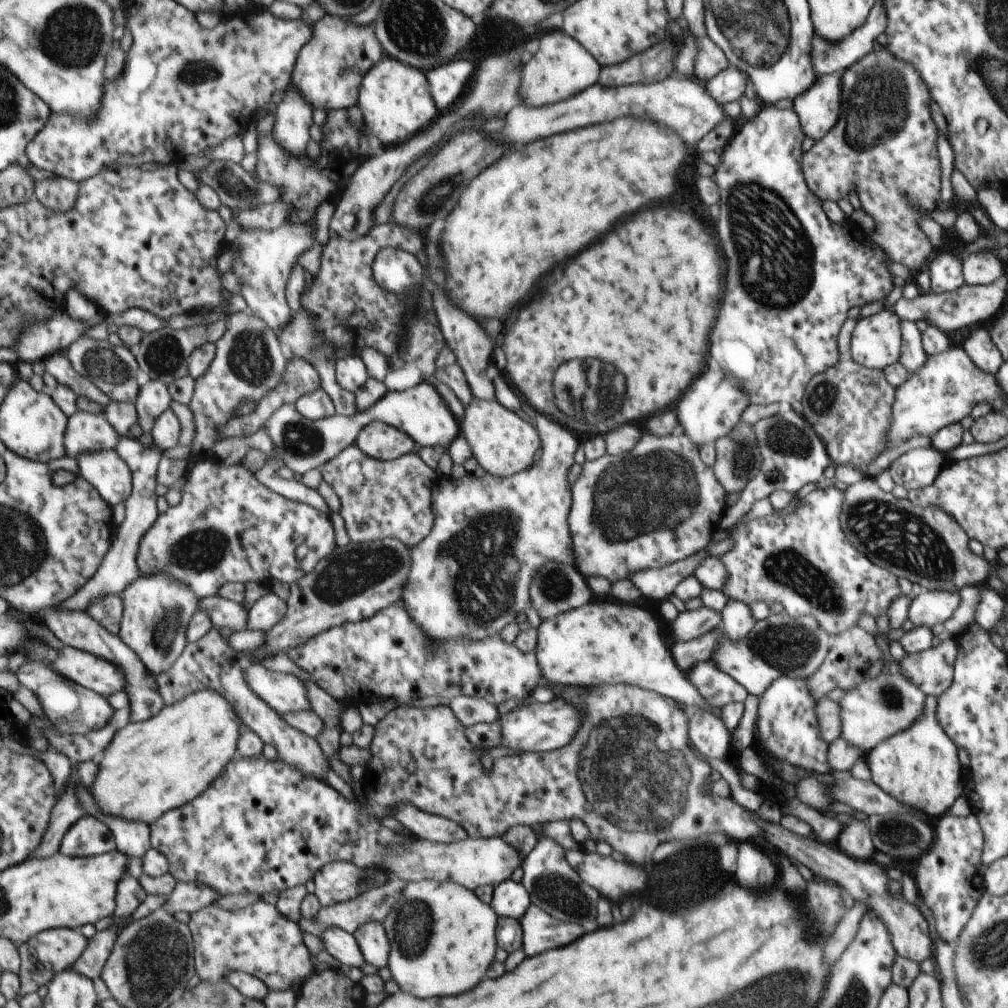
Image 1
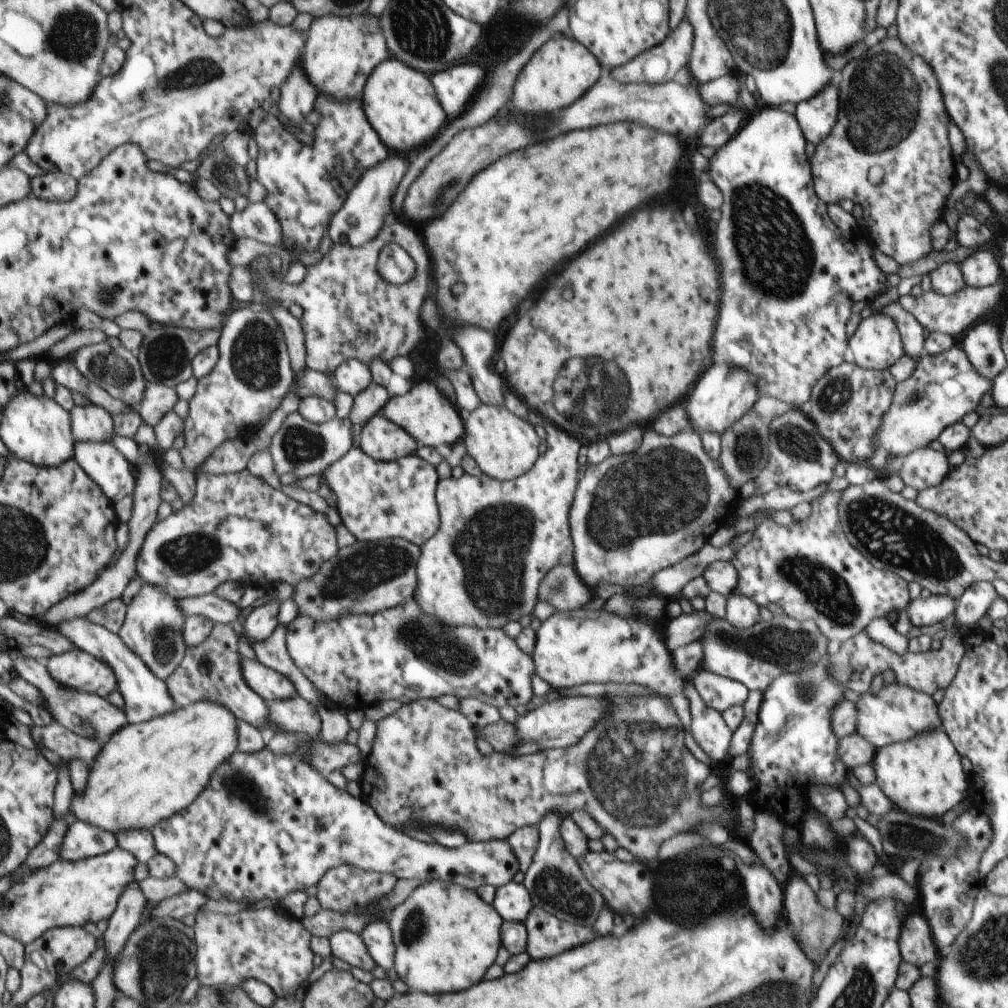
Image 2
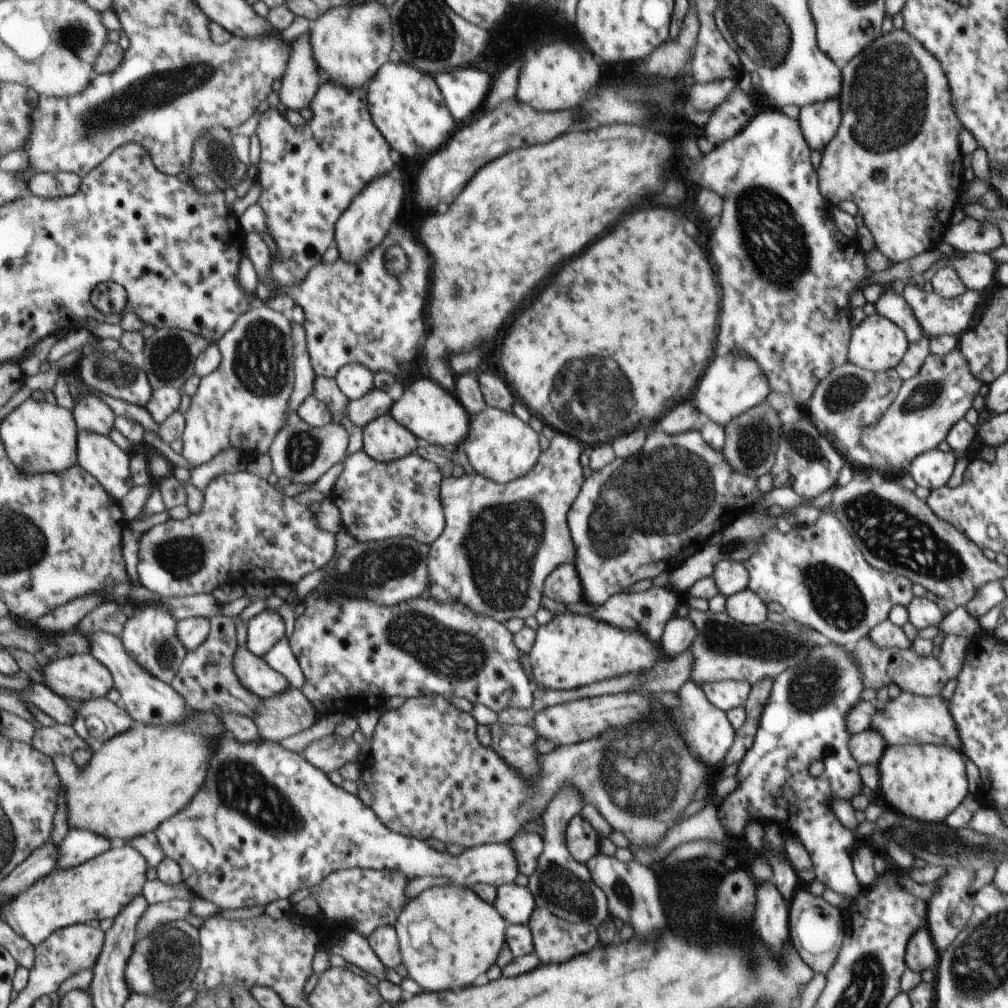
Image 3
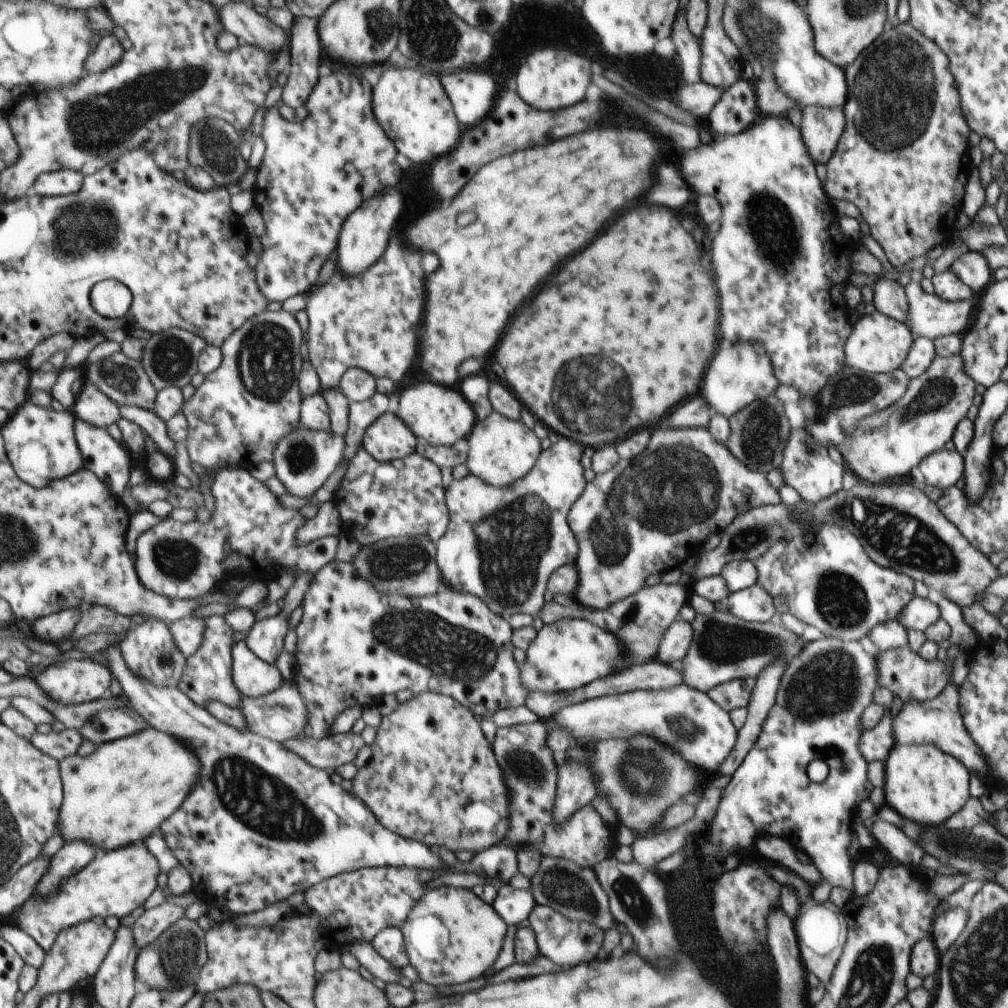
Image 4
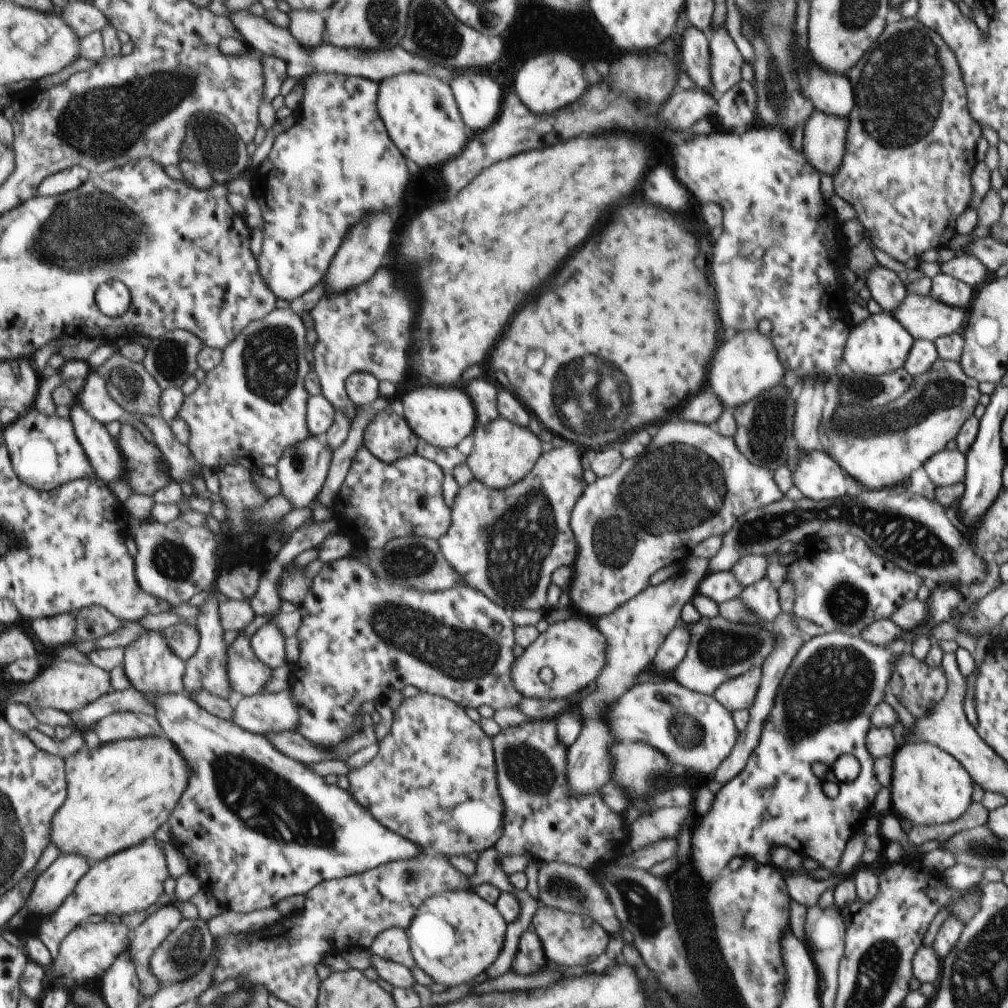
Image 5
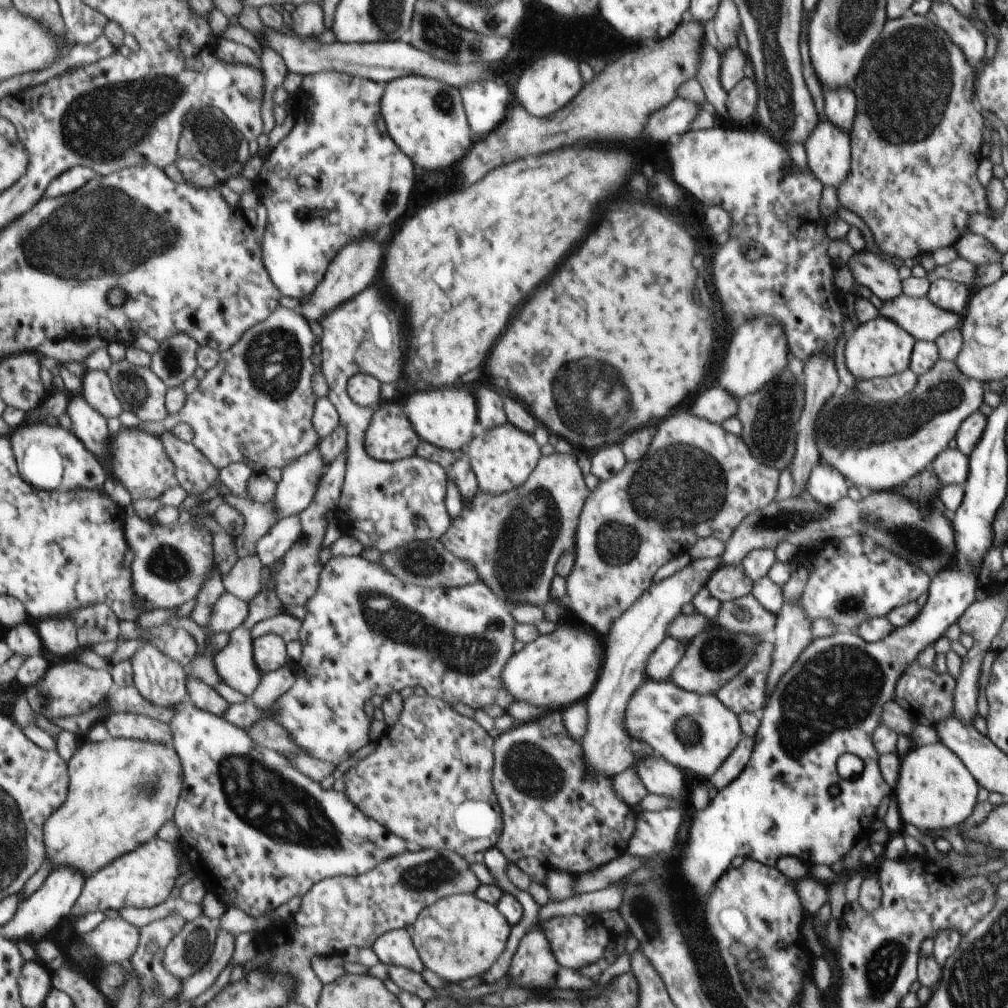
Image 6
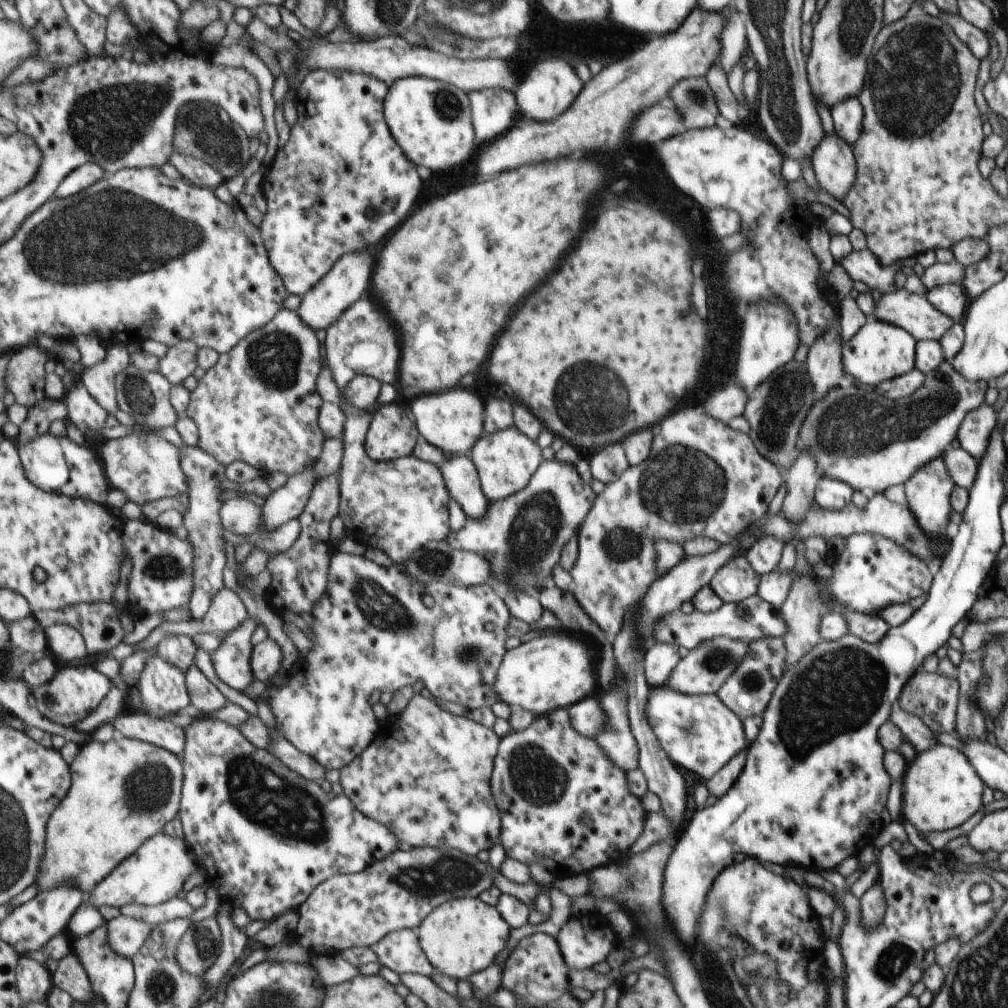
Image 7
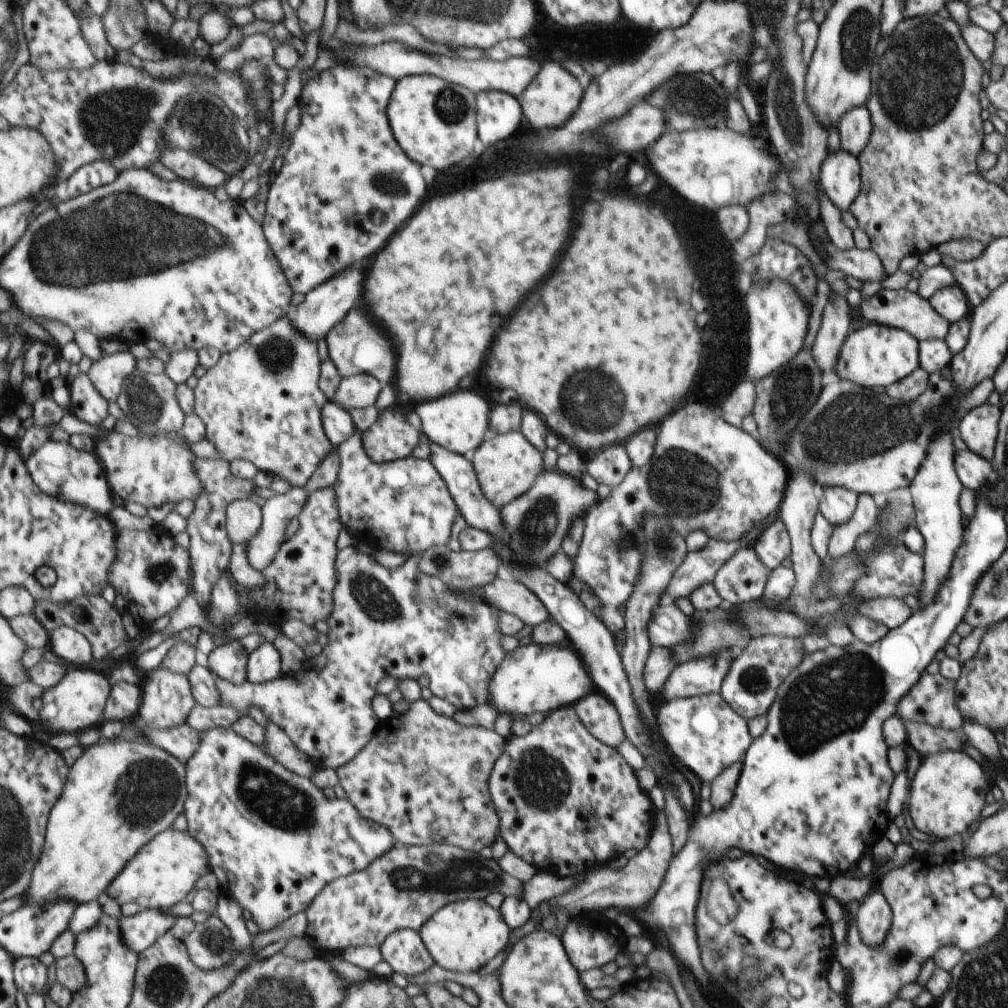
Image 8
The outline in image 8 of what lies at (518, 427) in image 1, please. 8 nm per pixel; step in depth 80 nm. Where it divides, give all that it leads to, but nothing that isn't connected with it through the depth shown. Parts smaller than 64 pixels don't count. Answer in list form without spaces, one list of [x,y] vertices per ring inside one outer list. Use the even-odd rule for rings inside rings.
[[[520,431],[489,437],[476,450],[472,462],[483,489],[483,496],[498,509],[521,497],[541,472],[539,450]]]

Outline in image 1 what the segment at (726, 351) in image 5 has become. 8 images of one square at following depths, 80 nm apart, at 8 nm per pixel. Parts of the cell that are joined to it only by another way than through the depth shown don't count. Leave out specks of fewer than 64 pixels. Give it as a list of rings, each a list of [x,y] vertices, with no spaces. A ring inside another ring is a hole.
[[[713,365],[712,370],[699,377],[683,394],[683,400],[679,401],[674,410],[677,410],[679,431],[700,446],[726,435],[737,424],[747,404],[749,404],[748,394],[742,386],[733,377],[723,375],[721,370]]]

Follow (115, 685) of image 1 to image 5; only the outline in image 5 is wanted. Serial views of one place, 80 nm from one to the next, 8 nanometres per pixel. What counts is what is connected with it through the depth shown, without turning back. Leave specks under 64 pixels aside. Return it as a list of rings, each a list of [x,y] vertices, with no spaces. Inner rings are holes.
[[[55,660],[48,667],[43,668],[31,684],[27,683],[22,687],[21,692],[13,694],[11,702],[23,702],[32,709],[54,708],[66,713],[81,710],[112,691],[111,676],[103,668],[93,664],[77,664],[77,662],[60,660]]]

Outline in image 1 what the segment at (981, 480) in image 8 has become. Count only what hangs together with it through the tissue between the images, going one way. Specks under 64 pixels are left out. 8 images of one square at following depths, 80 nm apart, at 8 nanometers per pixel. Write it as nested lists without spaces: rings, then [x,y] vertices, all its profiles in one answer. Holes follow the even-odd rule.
[[[932,445],[901,454],[887,468],[893,482],[907,491],[930,485],[945,465],[943,456]]]

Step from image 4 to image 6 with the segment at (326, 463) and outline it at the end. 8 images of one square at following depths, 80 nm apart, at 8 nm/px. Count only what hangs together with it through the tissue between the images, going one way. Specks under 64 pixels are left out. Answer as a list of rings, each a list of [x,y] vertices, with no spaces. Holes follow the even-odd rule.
[[[319,448],[282,470],[282,479],[272,500],[279,520],[300,515],[311,506],[326,470],[326,459]]]

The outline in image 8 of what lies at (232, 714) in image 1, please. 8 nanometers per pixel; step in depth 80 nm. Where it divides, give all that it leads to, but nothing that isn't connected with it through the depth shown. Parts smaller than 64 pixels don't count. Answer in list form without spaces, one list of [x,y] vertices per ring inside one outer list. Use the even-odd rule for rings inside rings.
[[[103,741],[83,748],[82,755],[70,766],[62,796],[50,812],[46,844],[35,865],[31,888],[26,890],[23,906],[41,907],[61,899],[77,903],[77,906],[103,901],[108,887],[134,856],[158,834],[171,829],[175,818],[184,812],[187,787],[186,763],[153,743]]]

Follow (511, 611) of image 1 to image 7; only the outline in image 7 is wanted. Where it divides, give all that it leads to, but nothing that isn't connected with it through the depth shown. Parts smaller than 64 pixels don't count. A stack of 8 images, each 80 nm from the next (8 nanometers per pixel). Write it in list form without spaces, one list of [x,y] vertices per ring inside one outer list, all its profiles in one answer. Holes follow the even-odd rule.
[[[543,459],[525,489],[503,501],[488,502],[484,517],[480,521],[467,518],[465,526],[456,533],[451,533],[448,542],[455,549],[482,554],[490,562],[491,579],[497,579],[507,588],[523,589],[525,592],[536,594],[543,578],[549,576],[551,568],[559,560],[561,546],[569,540],[569,536],[577,532],[594,502],[595,494],[591,492],[588,484],[579,480],[571,465],[557,462],[555,459]]]

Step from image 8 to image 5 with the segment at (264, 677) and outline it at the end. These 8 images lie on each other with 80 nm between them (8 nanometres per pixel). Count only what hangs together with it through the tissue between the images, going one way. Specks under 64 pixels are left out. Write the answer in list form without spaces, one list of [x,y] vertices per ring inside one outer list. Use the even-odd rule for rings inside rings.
[[[271,622],[259,628],[251,637],[252,645],[259,660],[272,669],[283,666],[288,660],[285,637],[279,627]]]

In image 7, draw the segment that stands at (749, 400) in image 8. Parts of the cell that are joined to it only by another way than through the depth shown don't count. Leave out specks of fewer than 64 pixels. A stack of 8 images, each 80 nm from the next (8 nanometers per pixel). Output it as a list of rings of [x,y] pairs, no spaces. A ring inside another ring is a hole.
[[[727,386],[707,398],[704,412],[727,424],[733,418],[742,416],[747,399],[748,394],[741,386]]]

